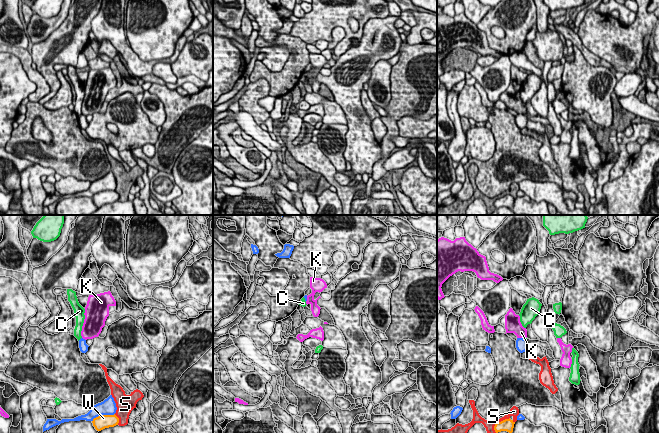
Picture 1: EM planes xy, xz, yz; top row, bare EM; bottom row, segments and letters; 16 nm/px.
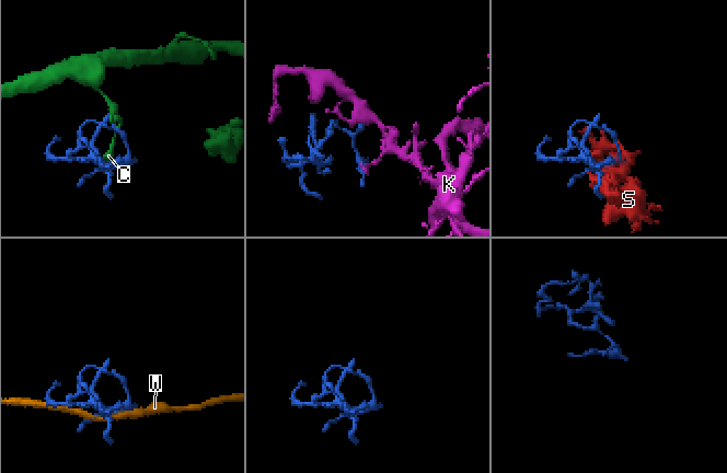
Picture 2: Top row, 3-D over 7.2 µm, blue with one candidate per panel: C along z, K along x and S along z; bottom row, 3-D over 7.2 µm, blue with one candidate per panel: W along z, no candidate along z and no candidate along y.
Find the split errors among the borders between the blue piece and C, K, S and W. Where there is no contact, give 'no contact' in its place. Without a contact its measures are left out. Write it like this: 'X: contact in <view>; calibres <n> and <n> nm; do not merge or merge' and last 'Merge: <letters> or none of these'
C: contact in xy; calibres 140 and 130 nm; do not merge
K: contact in yz; calibres 190 and 260 nm; do not merge
S: contact in xy; calibres 260 and 300 nm; do not merge
W: contact in xy; calibres 260 and 220 nm; do not merge
Merge: none of these

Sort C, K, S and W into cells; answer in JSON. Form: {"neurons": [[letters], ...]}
{"neurons": [["C"], ["K"], ["S"], ["W"]]}

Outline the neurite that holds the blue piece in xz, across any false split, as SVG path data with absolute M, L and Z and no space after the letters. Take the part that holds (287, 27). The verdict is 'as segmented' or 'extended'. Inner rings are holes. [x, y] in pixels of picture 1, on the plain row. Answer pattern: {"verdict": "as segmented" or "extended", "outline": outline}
{"verdict": "as segmented", "outline": "M285 20L283 27L281 29L277 29L275 31L279 34L290 34L293 25L294 25L293 21Z"}

